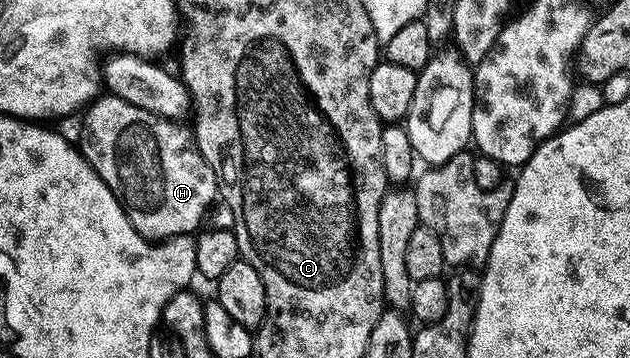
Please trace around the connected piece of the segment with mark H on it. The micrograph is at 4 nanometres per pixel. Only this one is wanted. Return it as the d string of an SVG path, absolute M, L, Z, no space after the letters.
M110 95L90 102L85 112L87 118L83 121L83 129L87 132L87 142L81 145L82 152L93 171L97 171L100 179L111 188L135 230L152 243L179 237L182 233L194 234L207 208L217 201L219 191L215 168L201 155L194 132L178 120L141 111L141 107L133 107L133 103L125 103L125 99Z

